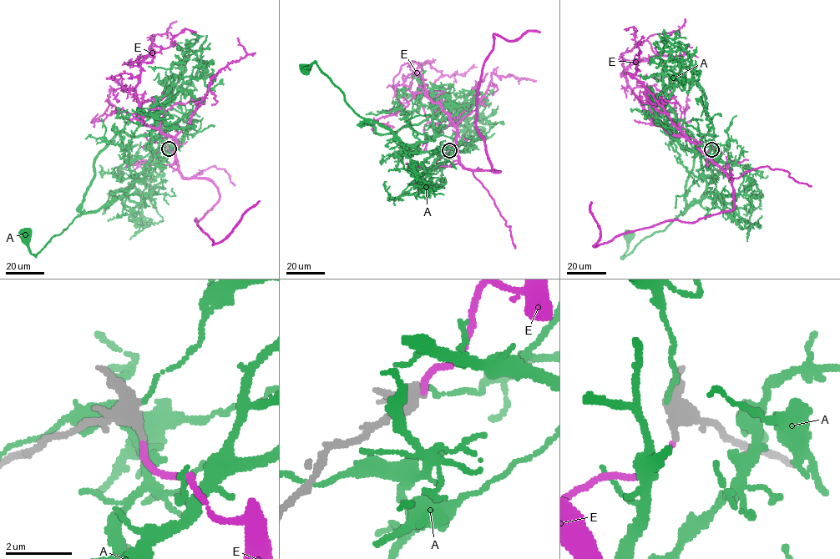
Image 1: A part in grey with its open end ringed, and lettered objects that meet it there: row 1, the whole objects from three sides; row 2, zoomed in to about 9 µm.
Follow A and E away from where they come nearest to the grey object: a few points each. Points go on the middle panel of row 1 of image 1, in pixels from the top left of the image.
A: (449, 150), (458, 147), (419, 152), (403, 144), (388, 129), (357, 115), (316, 62), (303, 69)
E: (449, 150), (454, 144), (464, 168), (500, 172), (476, 124), (482, 67), (493, 34), (540, 32)

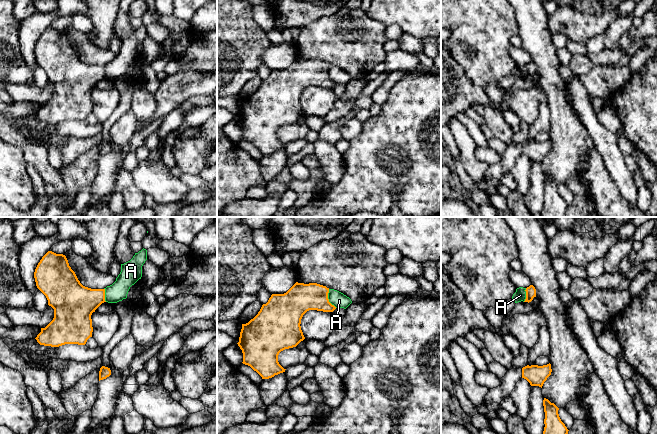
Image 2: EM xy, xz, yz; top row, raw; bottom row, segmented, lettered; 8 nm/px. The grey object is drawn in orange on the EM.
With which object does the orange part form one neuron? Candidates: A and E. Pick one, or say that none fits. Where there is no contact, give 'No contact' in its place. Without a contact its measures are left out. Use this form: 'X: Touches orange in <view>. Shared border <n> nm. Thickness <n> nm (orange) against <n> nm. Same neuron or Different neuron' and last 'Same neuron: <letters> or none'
A: Touches orange in xz. Shared border 170 nm. Thickness 240 nm (orange) against 120 nm. Different neuron
E: No contact. Same neuron
Same neuron: E

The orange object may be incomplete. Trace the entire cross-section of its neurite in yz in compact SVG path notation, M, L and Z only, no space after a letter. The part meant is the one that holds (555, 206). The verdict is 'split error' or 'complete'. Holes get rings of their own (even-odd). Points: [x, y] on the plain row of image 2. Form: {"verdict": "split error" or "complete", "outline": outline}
{"verdict": "complete", "outline": "M546 174L543 176L543 182L545 203L541 214L542 217L565 217L569 206L559 193L559 184Z"}

